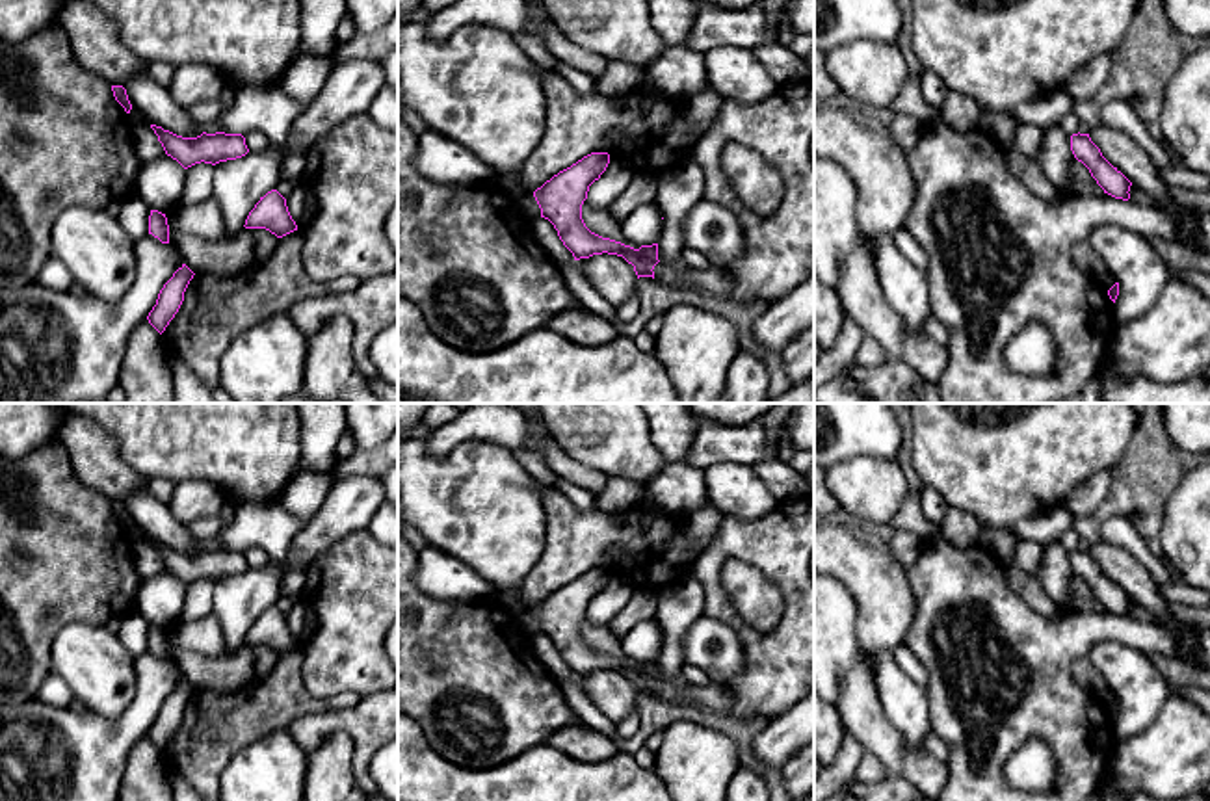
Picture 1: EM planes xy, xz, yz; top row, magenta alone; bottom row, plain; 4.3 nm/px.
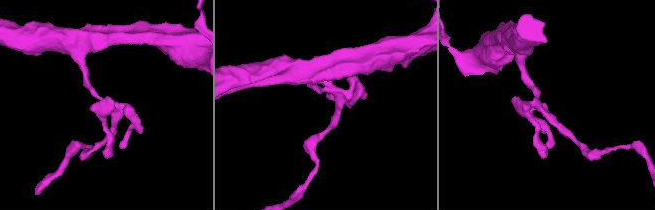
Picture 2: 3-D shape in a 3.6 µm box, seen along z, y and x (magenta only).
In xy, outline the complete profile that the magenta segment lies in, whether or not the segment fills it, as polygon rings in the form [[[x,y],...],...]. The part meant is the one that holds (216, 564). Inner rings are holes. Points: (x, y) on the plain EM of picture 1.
[[[151,541],[167,572],[177,576],[184,585],[195,580],[219,580],[242,574],[249,569],[242,550],[206,550],[197,554],[182,554],[162,543]]]

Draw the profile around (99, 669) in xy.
[[[74,621],[63,626],[50,647],[50,665],[84,708],[102,717],[121,716],[134,699],[134,658],[117,632]]]

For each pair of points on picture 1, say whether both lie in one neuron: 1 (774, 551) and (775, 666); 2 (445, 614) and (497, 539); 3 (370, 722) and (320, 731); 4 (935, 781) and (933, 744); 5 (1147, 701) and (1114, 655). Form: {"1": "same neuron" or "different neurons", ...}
{"1": "same neuron", "2": "different neurons", "3": "same neuron", "4": "different neurons", "5": "same neuron"}

